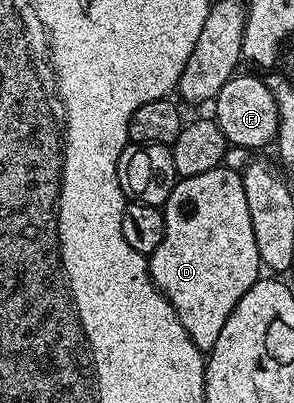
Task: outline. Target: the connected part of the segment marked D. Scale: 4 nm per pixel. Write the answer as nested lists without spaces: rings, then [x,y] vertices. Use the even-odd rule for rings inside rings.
[[[222,166],[207,170],[207,174],[178,179],[163,211],[163,242],[147,258],[149,273],[158,290],[171,302],[191,342],[208,350],[219,342],[223,322],[227,322],[239,298],[251,290],[263,272],[241,172]]]

